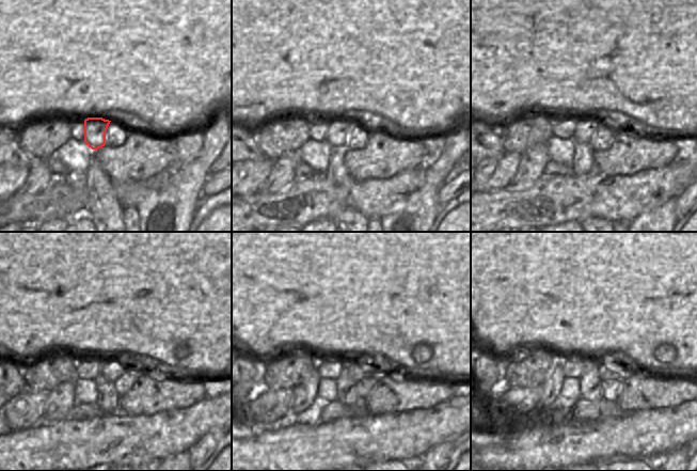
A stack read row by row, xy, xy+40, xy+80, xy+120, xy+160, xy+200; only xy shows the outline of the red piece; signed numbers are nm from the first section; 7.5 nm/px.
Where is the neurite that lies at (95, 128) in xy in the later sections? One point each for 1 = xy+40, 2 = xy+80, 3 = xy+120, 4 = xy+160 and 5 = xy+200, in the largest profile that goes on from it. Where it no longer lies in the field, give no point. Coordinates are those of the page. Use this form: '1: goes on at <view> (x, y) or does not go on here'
1: goes on at xy+40 (338, 132)
2: goes on at xy+80 (585, 127)
3: goes on at xy+120 (111, 369)
4: goes on at xy+160 (358, 370)
5: goes on at xy+200 (606, 372)

